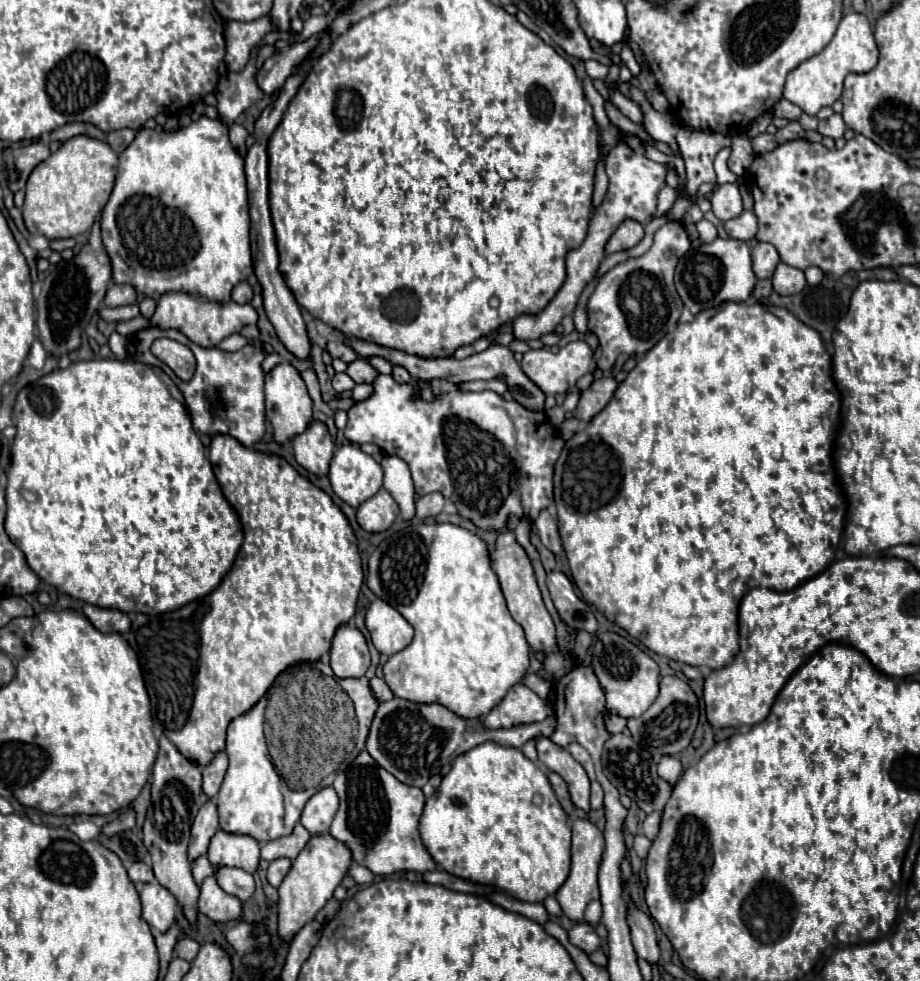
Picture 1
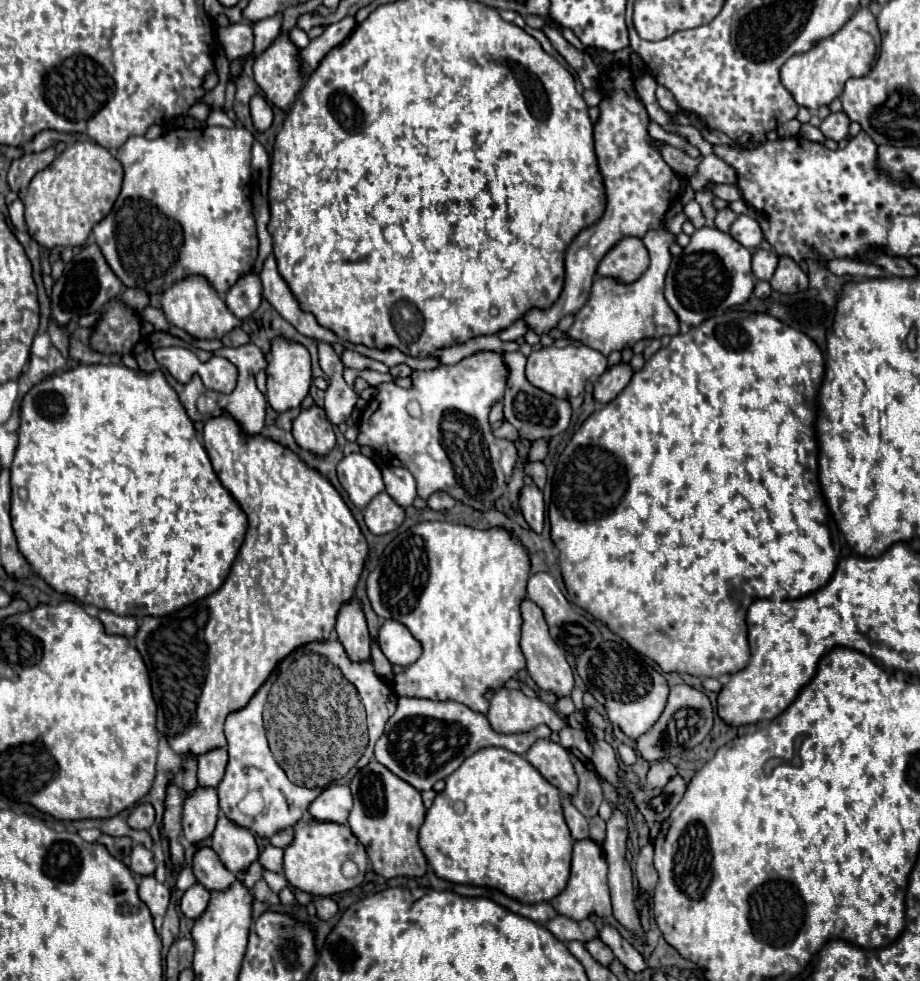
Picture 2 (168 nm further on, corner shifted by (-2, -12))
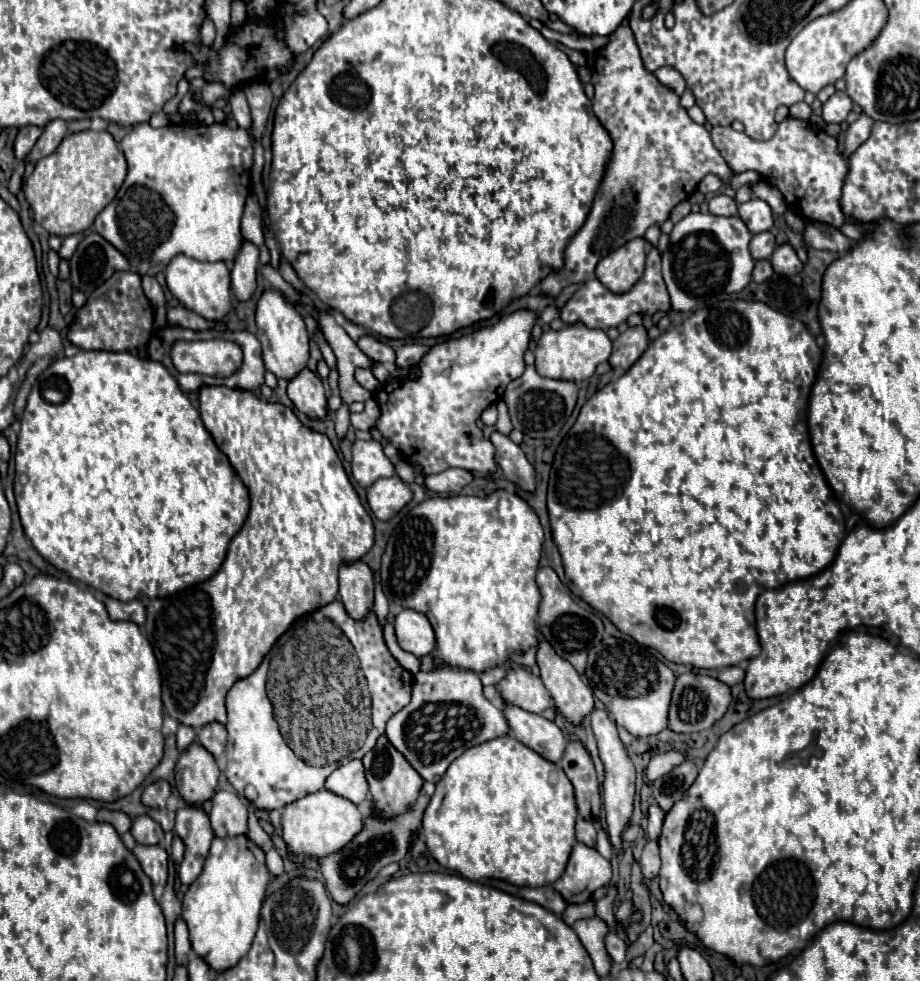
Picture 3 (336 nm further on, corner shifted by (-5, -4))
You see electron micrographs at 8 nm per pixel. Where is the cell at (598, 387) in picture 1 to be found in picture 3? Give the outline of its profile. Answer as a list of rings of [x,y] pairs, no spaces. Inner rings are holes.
[[[643,324],[631,328],[623,328],[623,332],[619,334],[617,340],[613,340],[613,352],[609,356],[609,364],[613,368],[621,366],[623,370],[627,370],[649,346],[649,336],[647,336],[647,328]]]

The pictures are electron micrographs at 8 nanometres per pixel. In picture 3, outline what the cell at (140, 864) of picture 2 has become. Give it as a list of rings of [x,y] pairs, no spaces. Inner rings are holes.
[[[137,816],[133,820],[131,834],[139,844],[159,844],[163,840],[163,830],[151,816]]]

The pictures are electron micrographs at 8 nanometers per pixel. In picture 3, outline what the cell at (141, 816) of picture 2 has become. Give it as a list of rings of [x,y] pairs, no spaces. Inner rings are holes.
[[[157,780],[145,788],[143,804],[151,808],[165,808],[169,796],[171,796],[171,784],[167,780]]]

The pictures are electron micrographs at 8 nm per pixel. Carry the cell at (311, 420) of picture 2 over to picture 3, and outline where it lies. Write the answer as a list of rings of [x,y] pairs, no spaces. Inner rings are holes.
[[[303,368],[303,372],[299,372],[299,376],[293,376],[289,380],[287,394],[293,400],[293,404],[307,416],[323,418],[329,412],[325,388],[323,388],[319,376],[315,372],[311,372],[309,368]]]

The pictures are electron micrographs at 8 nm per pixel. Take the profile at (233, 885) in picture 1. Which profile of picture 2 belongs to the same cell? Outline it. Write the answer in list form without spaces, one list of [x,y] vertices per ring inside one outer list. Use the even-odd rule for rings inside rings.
[[[198,848],[194,854],[194,874],[200,884],[216,892],[226,892],[236,882],[236,876],[224,868],[212,848]]]

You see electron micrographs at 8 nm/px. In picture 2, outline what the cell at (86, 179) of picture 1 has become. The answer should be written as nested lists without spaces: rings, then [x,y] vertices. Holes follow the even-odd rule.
[[[78,140],[68,146],[46,170],[38,172],[24,198],[26,226],[32,240],[44,248],[82,246],[94,224],[112,210],[122,186],[120,162],[100,144]]]

